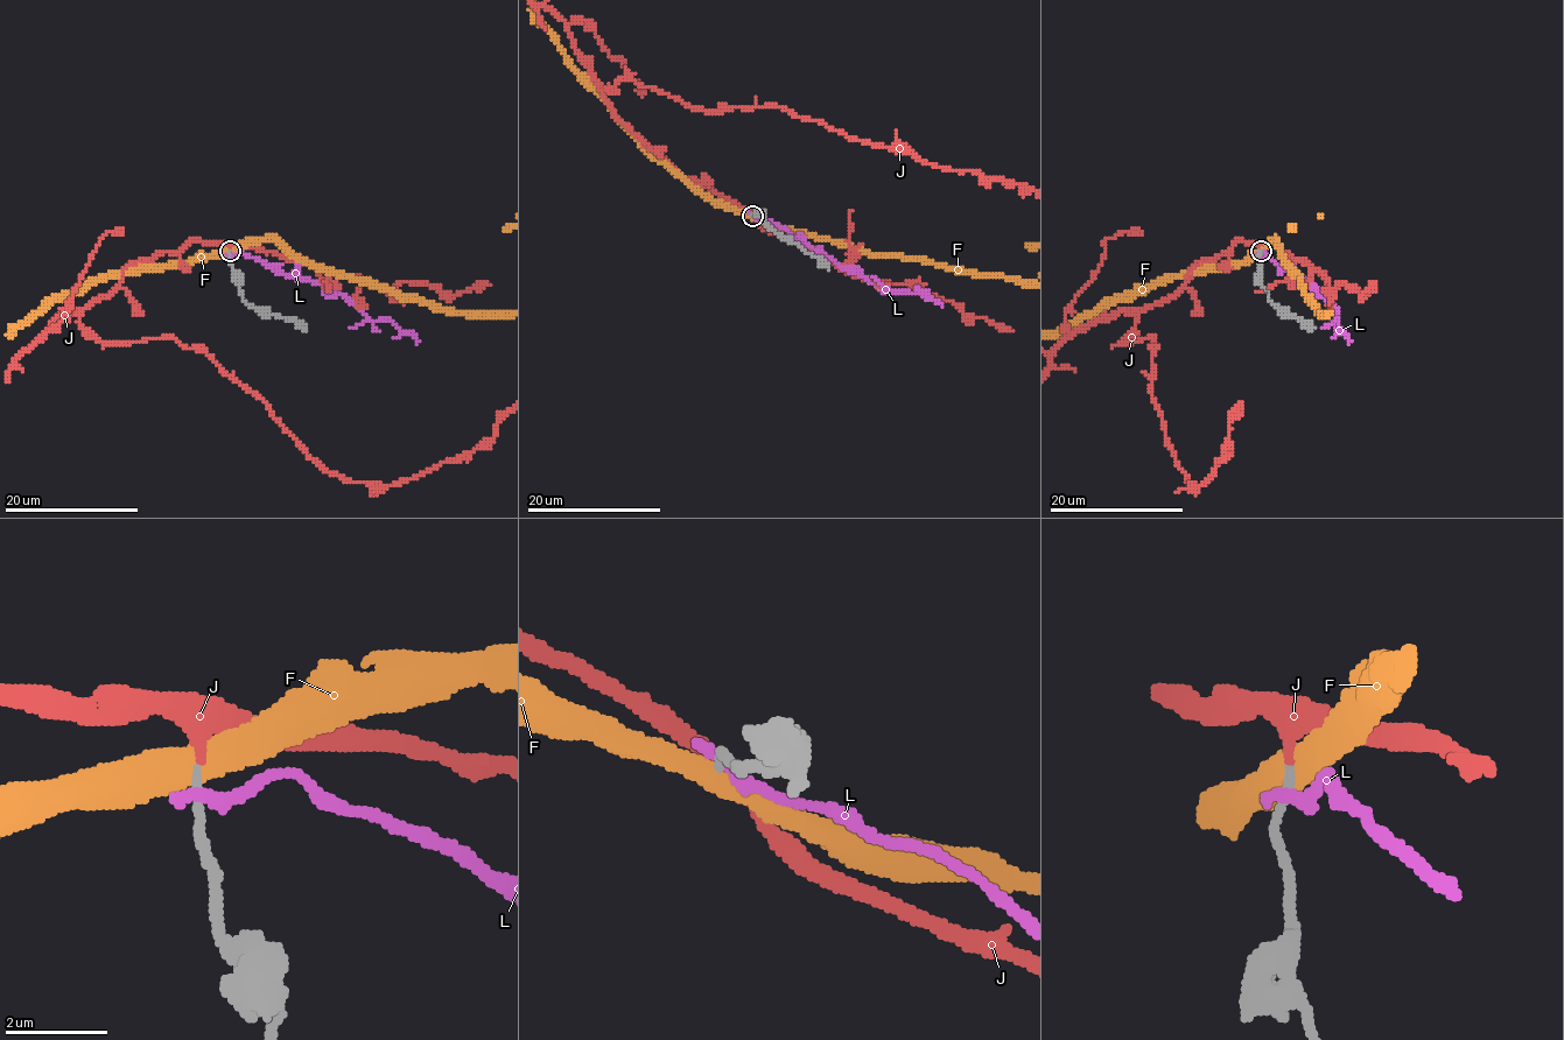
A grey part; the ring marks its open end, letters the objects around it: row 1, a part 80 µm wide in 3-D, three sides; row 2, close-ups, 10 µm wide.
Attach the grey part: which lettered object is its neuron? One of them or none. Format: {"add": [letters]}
{"add": ["J"]}

